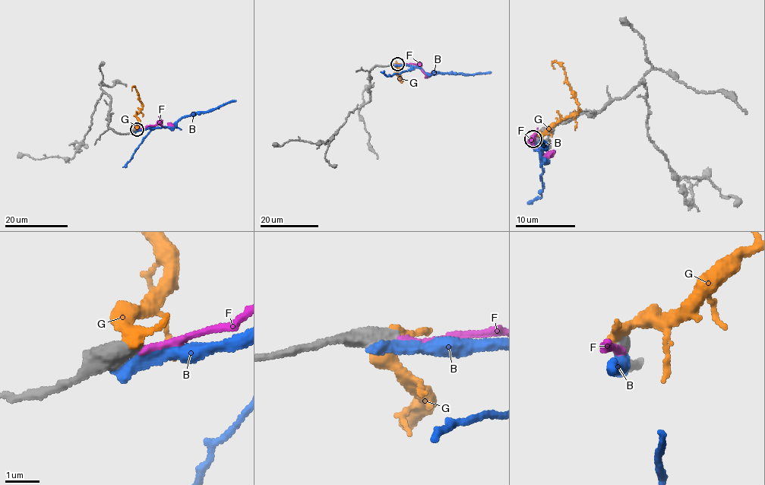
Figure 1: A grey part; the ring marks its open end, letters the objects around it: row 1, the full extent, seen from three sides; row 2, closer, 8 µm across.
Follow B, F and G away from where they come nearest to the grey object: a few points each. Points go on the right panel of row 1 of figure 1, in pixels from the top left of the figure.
B: (534, 142), (532, 147), (542, 154), (544, 158), (541, 156), (540, 149), (545, 146), (545, 150), (540, 141)
F: (534, 140), (532, 137), (530, 142), (542, 155), (545, 157), (549, 154)
G: (533, 137), (547, 133), (578, 112), (578, 104), (564, 69), (554, 61), (551, 64), (554, 68)

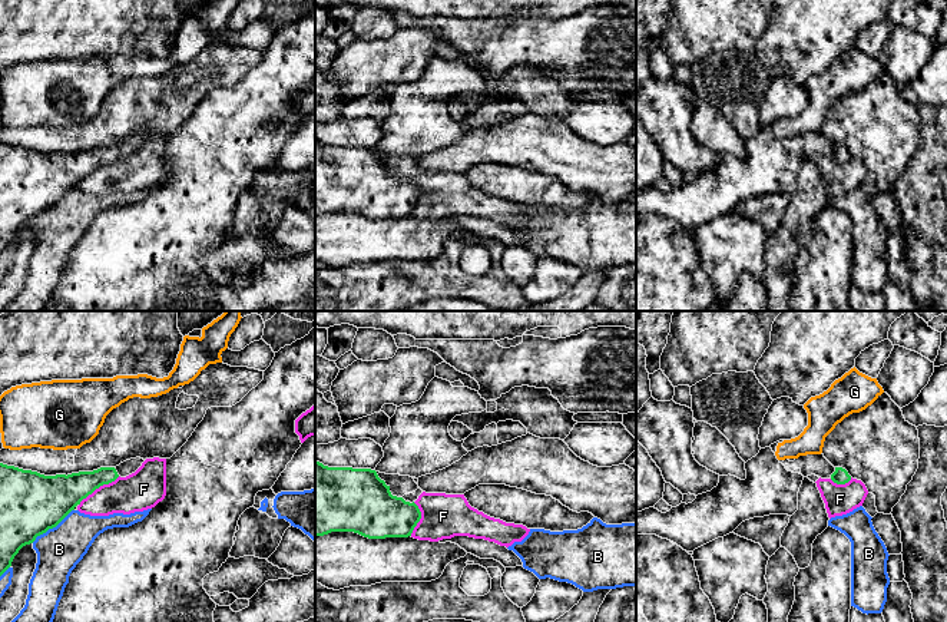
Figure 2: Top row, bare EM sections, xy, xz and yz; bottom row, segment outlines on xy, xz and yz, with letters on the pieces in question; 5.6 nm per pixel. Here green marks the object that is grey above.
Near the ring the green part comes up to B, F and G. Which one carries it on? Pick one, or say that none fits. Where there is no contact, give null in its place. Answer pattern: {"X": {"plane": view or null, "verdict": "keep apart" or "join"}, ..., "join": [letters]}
{"B": {"plane": "xy", "verdict": "keep apart"}, "F": {"plane": "xy", "verdict": "keep apart"}, "G": {"plane": null, "verdict": "keep apart"}, "join": []}

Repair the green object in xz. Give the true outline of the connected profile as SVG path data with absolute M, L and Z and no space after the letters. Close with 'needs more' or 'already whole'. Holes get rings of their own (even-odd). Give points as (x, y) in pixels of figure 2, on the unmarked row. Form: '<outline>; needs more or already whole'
M315 139L315 216L331 211L408 216L420 198L418 185L393 175L375 149L328 146Z; already whole

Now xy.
M136 136L116 146L67 155L44 155L0 142L0 255L23 225L56 206L96 168L135 152L143 140Z; needs more

